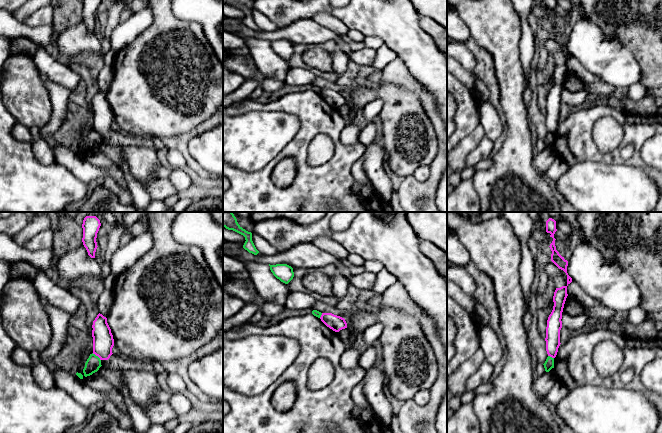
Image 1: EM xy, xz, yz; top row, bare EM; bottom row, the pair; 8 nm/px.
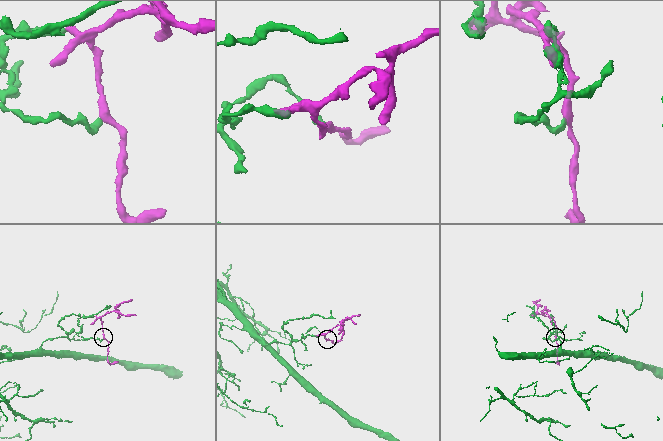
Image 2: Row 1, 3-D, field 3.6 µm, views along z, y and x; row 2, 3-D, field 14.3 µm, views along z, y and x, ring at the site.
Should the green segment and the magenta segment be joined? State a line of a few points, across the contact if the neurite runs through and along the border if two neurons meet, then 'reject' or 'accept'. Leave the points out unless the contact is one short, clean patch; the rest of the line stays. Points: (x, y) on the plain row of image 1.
xy (92, 129), (100, 136) | reject

